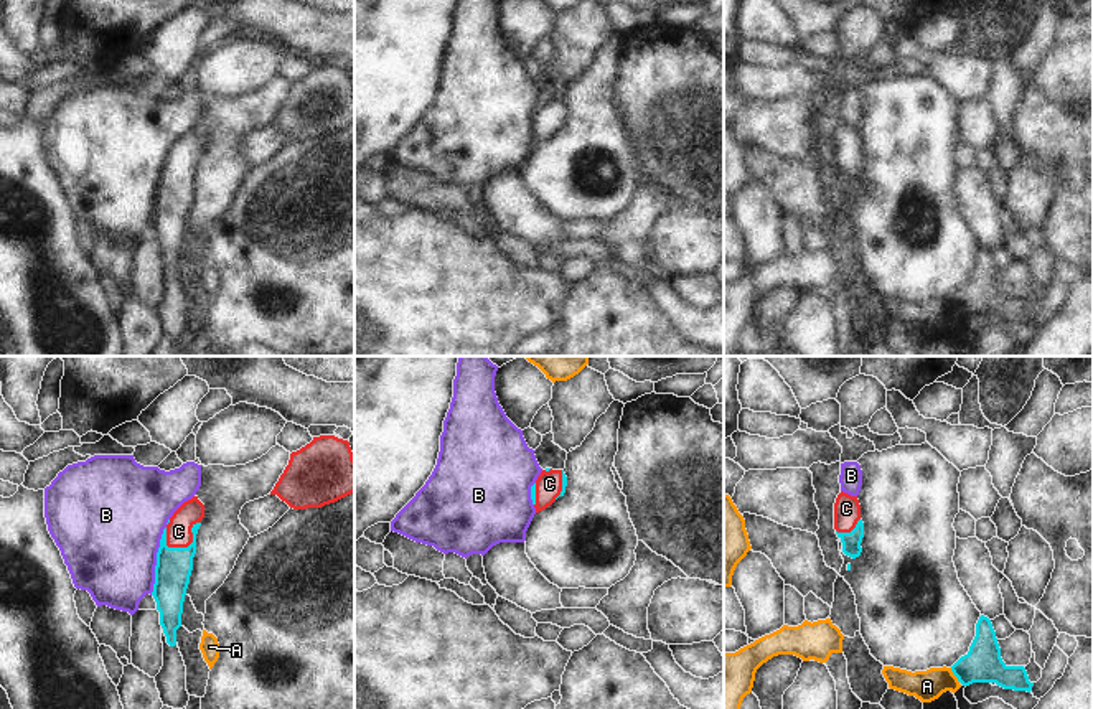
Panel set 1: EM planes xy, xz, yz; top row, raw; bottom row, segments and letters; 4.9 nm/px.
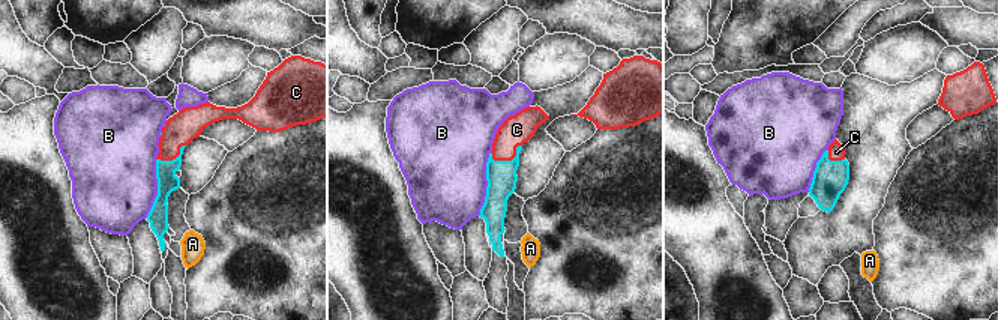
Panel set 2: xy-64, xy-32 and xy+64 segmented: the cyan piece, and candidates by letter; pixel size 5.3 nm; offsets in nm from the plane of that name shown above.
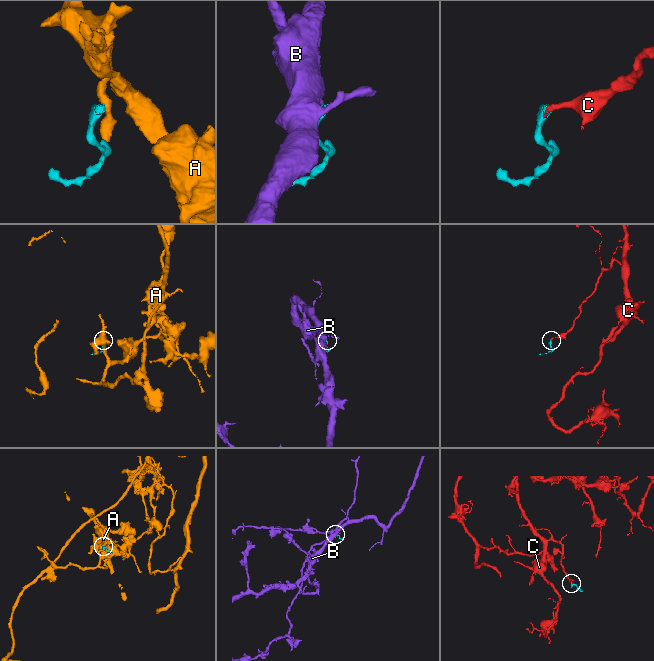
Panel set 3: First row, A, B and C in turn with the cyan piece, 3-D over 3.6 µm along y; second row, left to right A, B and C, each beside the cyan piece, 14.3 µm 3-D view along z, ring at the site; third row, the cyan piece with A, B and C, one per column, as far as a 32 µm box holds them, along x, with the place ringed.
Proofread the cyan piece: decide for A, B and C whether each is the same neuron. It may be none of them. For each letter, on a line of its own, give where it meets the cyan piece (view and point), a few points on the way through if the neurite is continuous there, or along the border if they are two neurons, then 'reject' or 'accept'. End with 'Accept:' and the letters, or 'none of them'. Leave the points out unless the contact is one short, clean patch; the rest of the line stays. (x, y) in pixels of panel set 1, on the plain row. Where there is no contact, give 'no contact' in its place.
A: yz (953, 304) | along yz (950, 299), (960, 312) | reject
B: xy (157, 192) | reject
C: xy (190, 175) | across xy (173, 198), (173, 192), (190, 175), (178, 162) | accept
Accept: C

